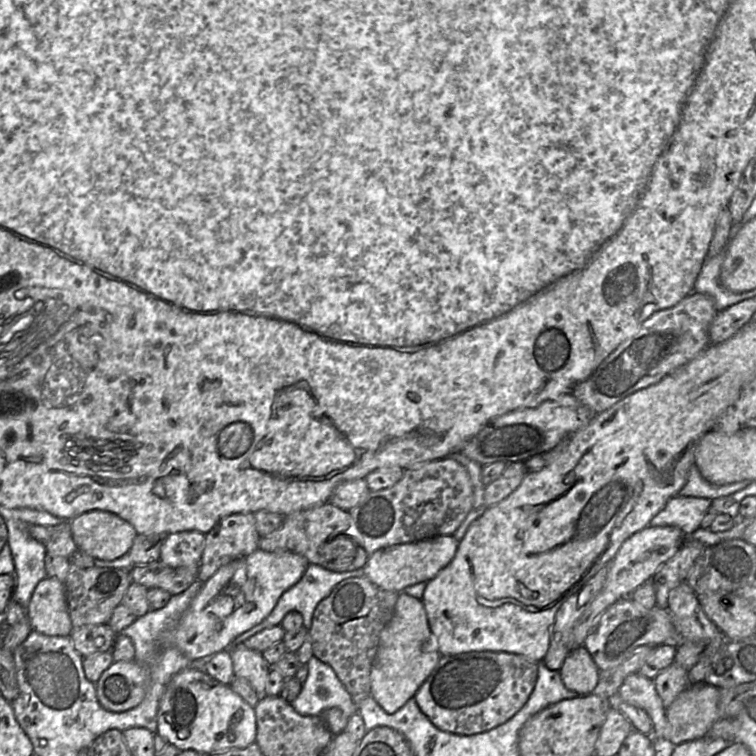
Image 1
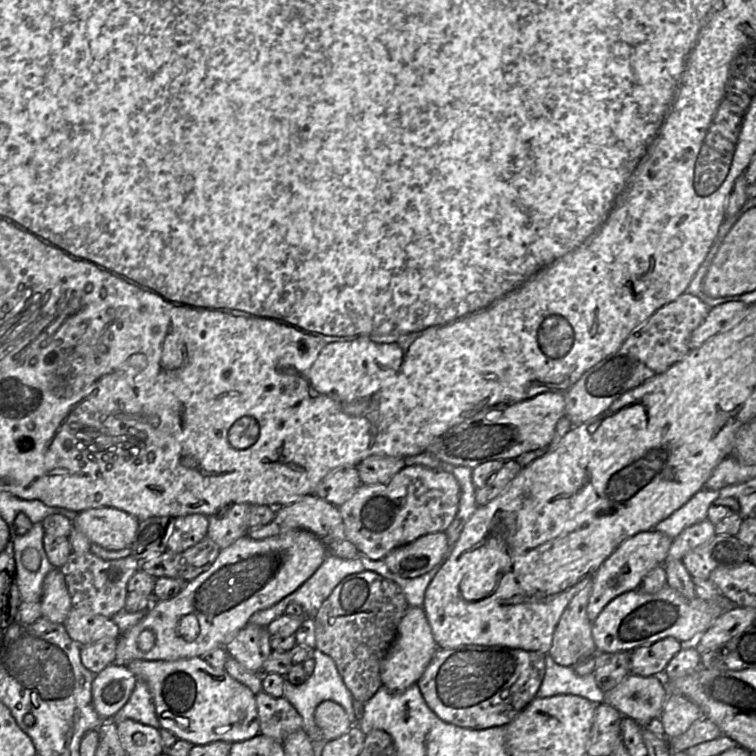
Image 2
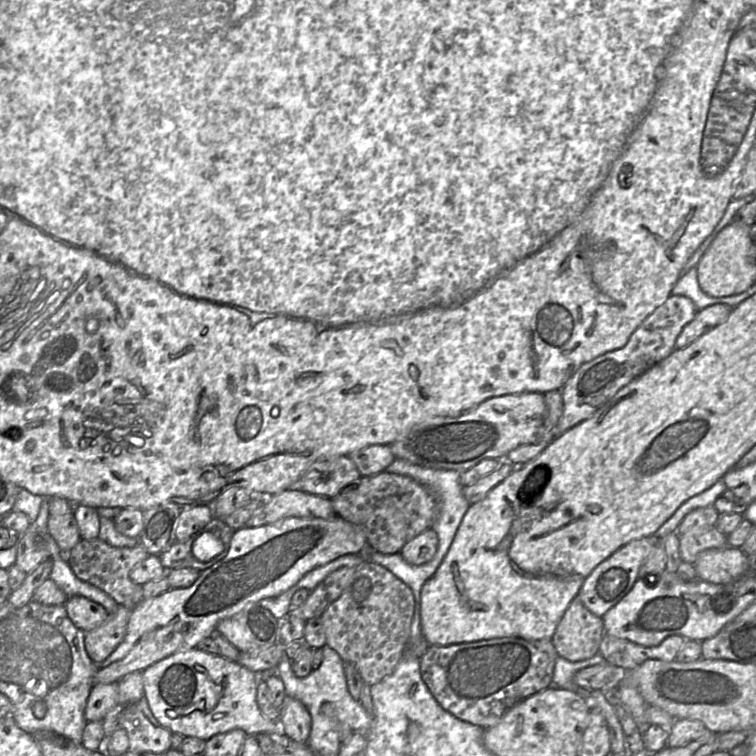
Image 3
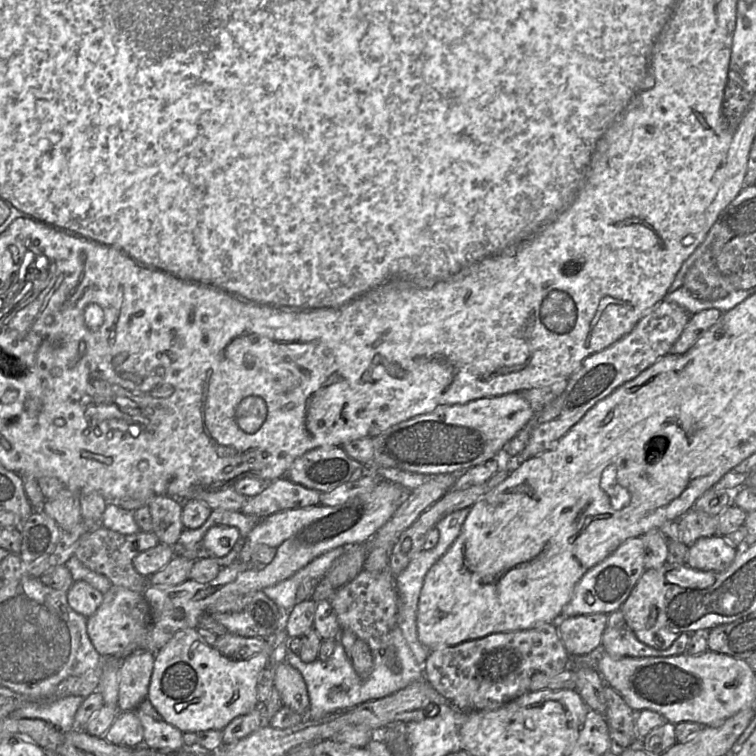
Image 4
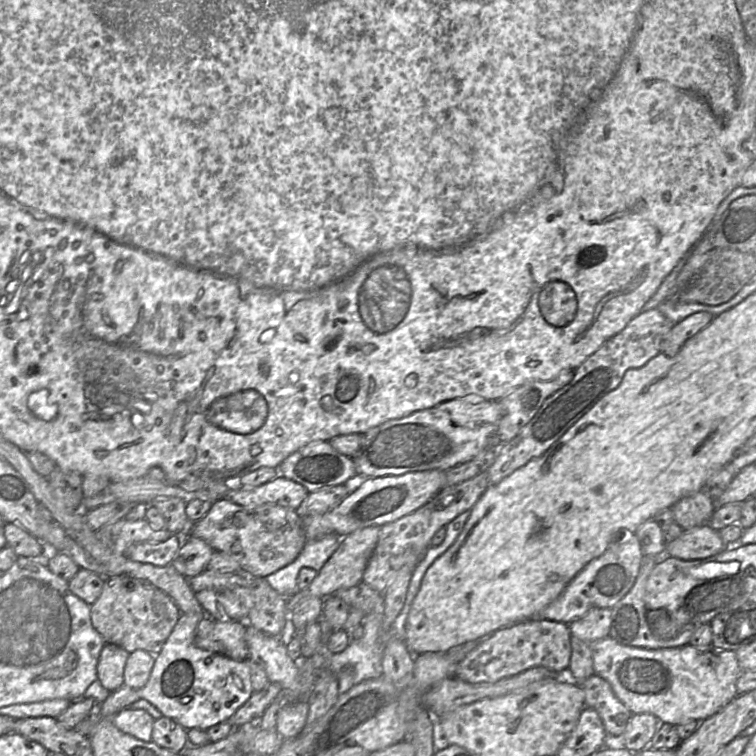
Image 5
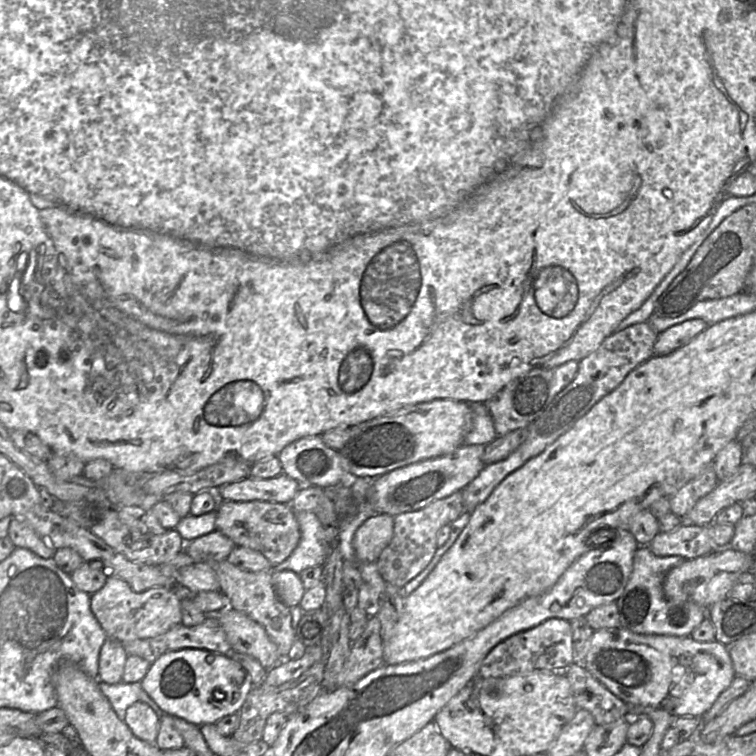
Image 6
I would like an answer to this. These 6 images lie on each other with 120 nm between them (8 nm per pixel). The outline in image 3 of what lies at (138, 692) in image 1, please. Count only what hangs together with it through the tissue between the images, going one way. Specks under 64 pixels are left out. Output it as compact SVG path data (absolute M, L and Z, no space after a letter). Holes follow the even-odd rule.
M117 682L93 684L84 710L86 720L102 721L114 708L119 708Z

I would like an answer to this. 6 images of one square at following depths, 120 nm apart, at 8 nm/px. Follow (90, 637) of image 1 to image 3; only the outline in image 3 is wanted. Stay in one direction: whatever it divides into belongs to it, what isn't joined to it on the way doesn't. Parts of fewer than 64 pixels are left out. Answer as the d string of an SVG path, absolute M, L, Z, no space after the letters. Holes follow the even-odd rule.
M84 596L67 597L64 603L73 624L82 631L90 631L100 626L108 617L105 608Z

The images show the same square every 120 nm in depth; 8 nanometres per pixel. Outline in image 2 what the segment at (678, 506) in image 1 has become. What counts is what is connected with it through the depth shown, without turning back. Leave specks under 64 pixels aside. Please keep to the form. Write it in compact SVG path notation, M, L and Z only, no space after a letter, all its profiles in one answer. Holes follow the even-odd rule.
M703 488L652 530L662 532L672 539L677 537L685 528L706 519L709 506L719 496L719 491Z

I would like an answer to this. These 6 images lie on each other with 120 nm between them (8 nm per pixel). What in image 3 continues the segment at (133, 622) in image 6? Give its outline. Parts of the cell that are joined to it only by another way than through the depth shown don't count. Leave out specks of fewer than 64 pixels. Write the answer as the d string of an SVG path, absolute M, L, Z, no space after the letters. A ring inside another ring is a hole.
M119 605L100 626L85 632L84 646L96 665L102 663L122 641L130 614L130 609Z

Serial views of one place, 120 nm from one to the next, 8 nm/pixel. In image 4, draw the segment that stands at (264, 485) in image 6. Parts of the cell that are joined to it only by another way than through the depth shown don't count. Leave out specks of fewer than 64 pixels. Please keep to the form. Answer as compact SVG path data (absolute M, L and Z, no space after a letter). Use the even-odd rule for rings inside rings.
M283 476L268 482L259 494L247 498L241 512L264 519L286 510L317 506L320 494Z

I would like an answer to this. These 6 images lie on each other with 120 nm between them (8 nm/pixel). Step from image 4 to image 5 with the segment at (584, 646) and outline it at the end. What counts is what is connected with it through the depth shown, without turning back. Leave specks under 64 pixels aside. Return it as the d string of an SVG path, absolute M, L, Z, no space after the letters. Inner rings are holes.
M591 608L583 617L569 624L570 634L590 645L607 637L612 608Z

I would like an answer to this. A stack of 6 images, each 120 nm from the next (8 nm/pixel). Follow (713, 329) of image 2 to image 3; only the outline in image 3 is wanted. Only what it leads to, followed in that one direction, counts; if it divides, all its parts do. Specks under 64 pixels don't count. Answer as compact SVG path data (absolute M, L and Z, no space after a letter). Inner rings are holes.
M714 304L699 310L677 337L675 349L687 347L703 334L725 322L732 309L726 304Z

